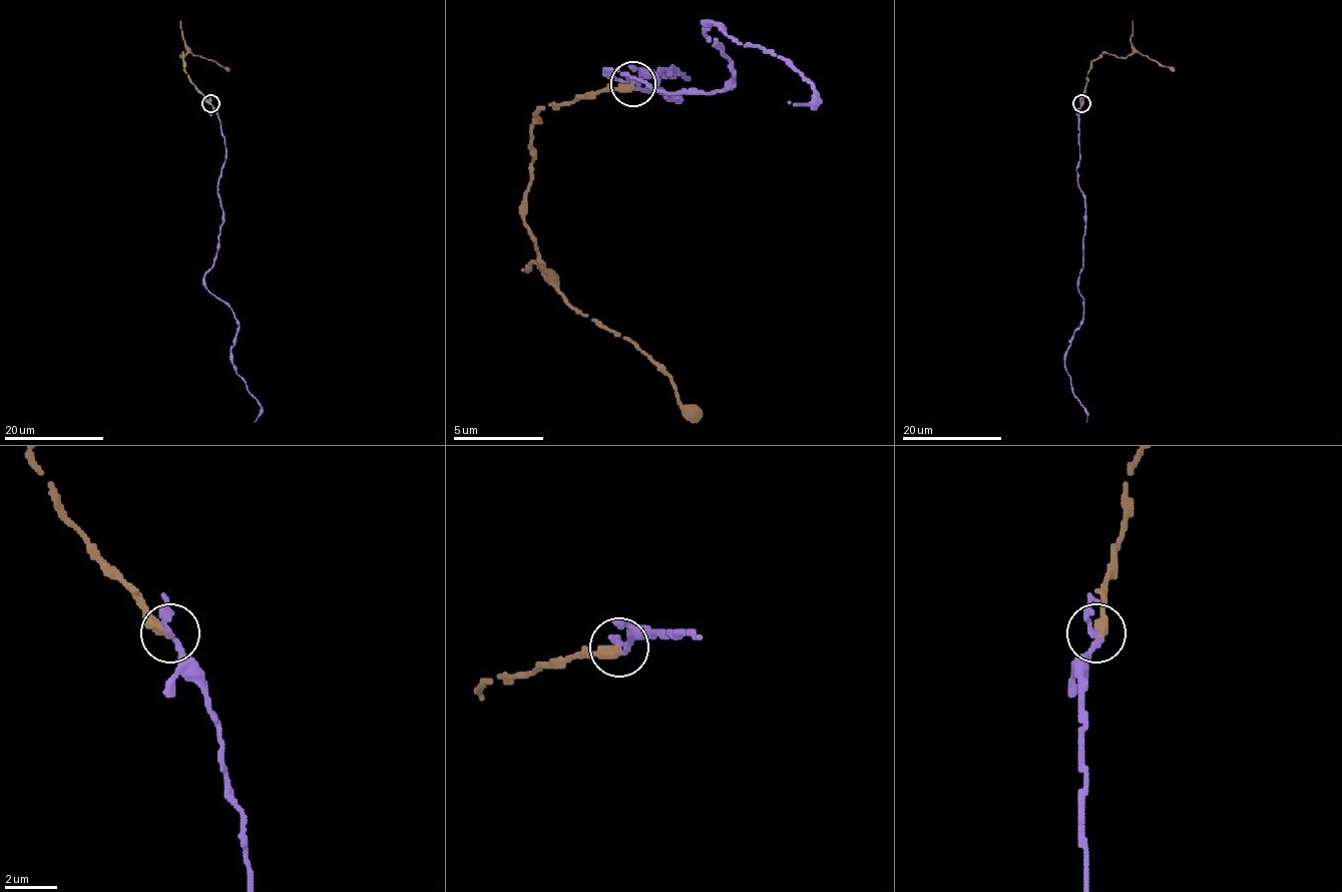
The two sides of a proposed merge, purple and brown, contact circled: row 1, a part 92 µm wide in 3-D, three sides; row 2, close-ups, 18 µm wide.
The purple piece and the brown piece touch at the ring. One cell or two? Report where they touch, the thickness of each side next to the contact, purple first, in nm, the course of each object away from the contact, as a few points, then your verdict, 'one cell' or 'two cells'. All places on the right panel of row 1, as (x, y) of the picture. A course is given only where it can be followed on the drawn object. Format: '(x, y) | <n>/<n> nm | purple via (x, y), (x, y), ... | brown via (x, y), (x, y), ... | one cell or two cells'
(1081, 103) | 240/420 nm | purple via (1081, 104), (1076, 169), (1086, 224), (1077, 289), (1083, 310), (1064, 368), (1086, 422) | brown via (1081, 104), (1091, 62), (1103, 53), (1123, 58), (1138, 51), (1174, 70) | one cell

